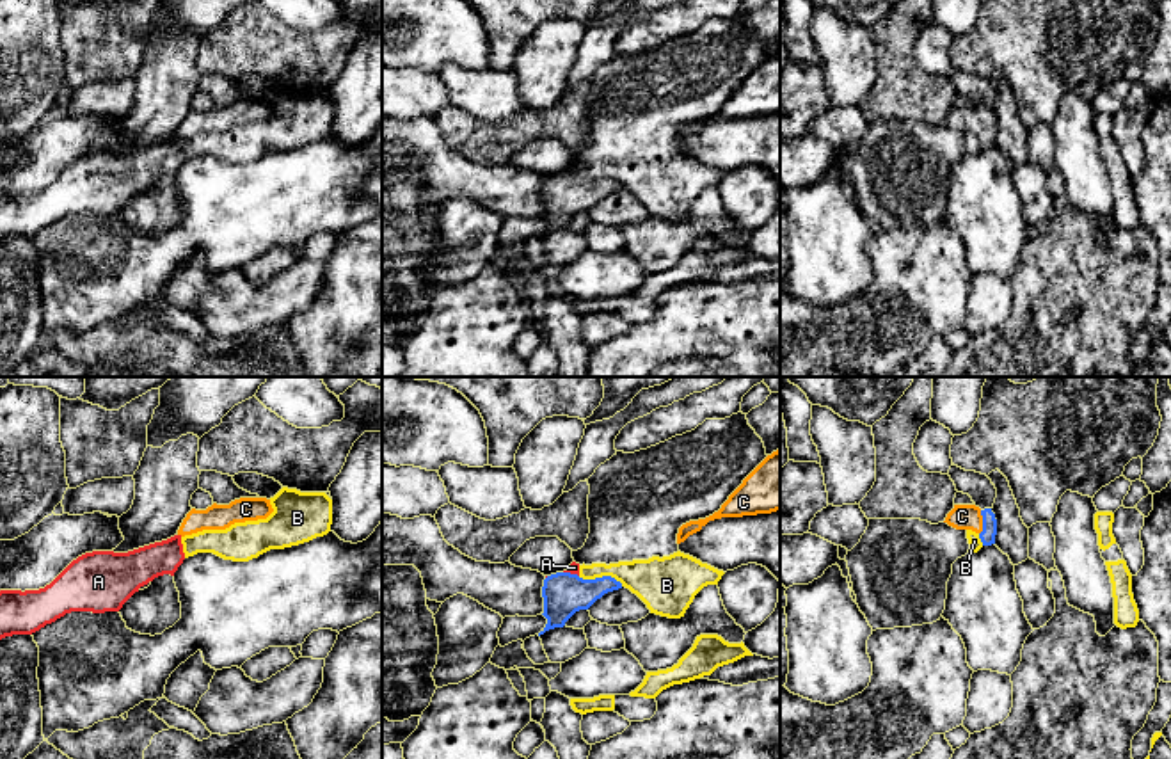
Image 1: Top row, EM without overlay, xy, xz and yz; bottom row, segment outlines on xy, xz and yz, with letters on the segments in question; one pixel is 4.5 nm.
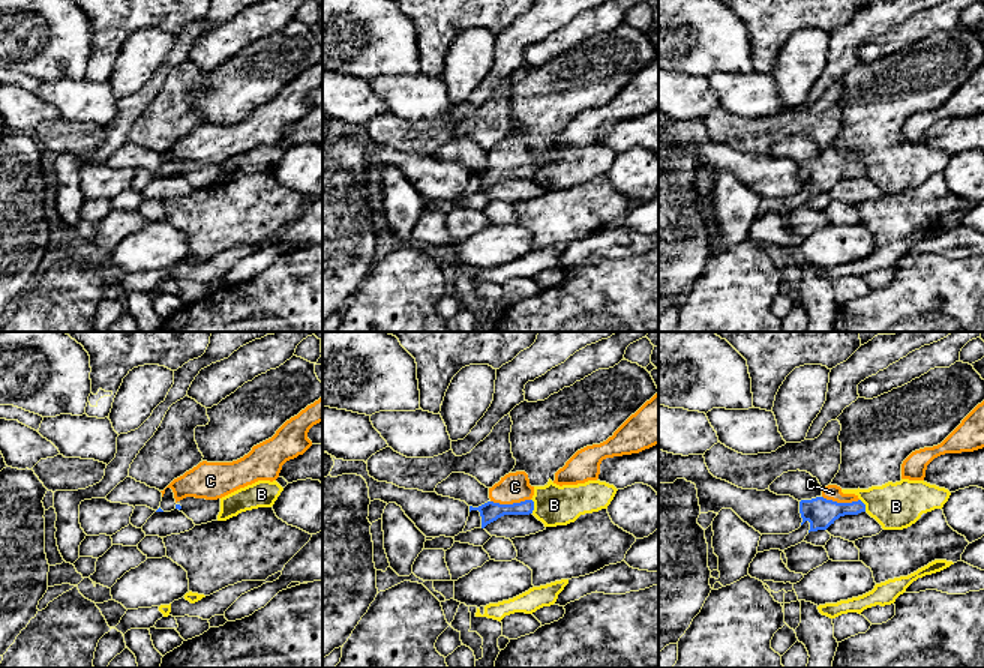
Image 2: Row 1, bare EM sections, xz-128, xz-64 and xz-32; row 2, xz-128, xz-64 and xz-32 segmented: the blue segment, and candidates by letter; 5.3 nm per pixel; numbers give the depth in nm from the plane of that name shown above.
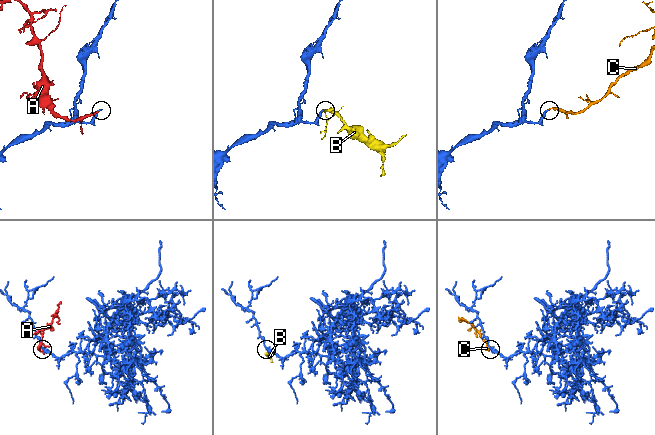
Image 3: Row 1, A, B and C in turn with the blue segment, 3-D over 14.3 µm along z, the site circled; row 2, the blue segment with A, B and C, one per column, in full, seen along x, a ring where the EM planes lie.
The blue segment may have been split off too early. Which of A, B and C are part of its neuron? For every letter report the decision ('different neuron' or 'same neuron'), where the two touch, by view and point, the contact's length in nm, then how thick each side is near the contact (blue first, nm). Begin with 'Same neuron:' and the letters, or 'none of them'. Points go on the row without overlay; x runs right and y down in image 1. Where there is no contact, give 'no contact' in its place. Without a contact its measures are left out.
Same neuron: C
A: different neuron; contact xz (569, 175); length 80 nm; calibres 190 and 50 nm
B: different neuron; contact xz (601, 180); length 220 nm; calibres 190 and 220 nm
C: same neuron; contact yz (983, 125); length 110 nm; calibres 70 and 110 nm

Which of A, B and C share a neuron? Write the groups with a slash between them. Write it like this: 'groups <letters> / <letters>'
groups A B / C

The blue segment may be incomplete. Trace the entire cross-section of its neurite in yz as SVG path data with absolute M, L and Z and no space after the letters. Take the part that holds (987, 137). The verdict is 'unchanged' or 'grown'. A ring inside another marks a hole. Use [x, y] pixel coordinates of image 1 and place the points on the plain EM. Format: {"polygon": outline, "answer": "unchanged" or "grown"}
{"polygon": "M954 107L945 123L956 132L972 132L979 137L983 148L995 146L997 121L992 110L981 112L976 107Z", "answer": "grown"}

